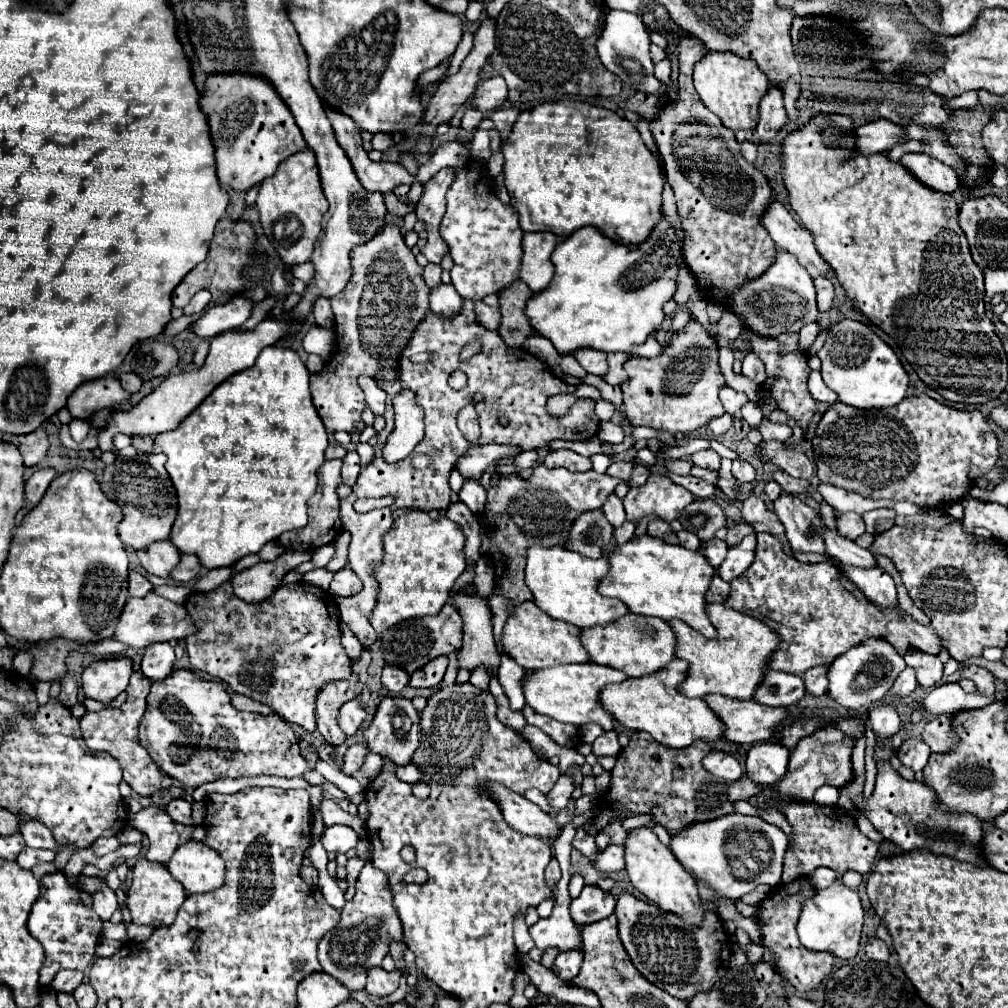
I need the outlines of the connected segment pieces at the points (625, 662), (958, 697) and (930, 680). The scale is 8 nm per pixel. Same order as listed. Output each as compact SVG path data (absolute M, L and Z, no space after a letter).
M627 614L627 616L621 616L621 620L613 620L613 624L603 624L601 628L581 628L579 638L591 662L621 670L631 678L655 674L675 658L673 630L661 618Z
M943 684L935 686L925 698L921 698L919 706L933 716L955 714L963 708L983 708L989 702L995 702L995 696L985 694L967 694L959 684Z
M911 650L911 652L905 654L905 662L907 662L907 666L911 666L915 670L917 684L921 688L935 686L943 676L943 664L937 656L921 654L917 650Z

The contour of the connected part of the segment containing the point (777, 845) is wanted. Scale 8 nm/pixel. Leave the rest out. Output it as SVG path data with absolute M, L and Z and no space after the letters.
M729 814L717 820L691 824L679 836L671 838L675 858L731 900L749 894L759 884L777 886L781 882L787 844L787 836L777 826L767 824L757 816L743 814Z

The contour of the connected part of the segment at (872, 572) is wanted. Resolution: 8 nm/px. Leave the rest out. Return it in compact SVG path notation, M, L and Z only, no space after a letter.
M841 564L841 570L873 604L883 608L897 608L899 602L893 578L883 568L851 568L849 564Z

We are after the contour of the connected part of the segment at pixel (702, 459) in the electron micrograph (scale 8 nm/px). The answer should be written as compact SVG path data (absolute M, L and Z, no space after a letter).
M701 450L701 452L695 452L691 456L693 464L701 466L701 468L707 468L707 470L719 470L719 454L715 450Z

